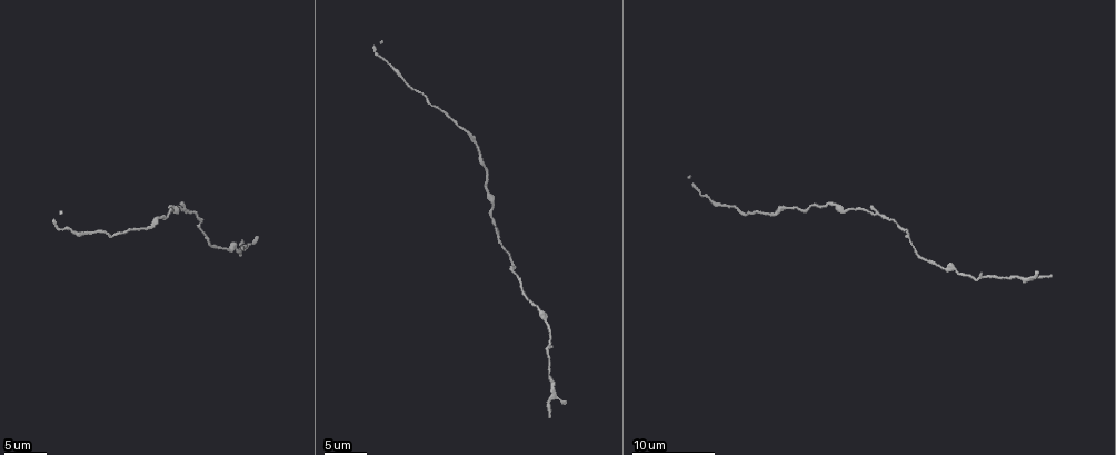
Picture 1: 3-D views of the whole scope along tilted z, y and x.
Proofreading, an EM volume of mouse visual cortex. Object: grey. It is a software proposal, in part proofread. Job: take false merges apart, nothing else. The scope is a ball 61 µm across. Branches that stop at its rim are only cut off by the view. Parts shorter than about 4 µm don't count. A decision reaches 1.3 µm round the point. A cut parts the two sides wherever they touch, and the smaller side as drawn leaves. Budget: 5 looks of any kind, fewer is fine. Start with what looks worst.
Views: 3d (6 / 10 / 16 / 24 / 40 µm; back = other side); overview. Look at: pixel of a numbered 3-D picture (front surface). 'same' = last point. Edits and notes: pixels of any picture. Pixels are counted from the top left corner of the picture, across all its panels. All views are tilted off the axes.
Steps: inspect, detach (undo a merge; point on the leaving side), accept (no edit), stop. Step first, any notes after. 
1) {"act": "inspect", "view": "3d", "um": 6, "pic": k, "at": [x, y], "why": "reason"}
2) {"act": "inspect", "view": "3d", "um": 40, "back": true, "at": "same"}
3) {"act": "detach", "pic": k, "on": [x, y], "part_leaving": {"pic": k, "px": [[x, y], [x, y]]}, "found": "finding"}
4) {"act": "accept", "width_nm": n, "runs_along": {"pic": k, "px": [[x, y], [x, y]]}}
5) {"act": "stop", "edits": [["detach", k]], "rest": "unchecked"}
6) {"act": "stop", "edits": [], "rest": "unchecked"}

{"act": "inspect", "view": "3d", "um": 10, "pic": 1, "at": [726, 207], "why": "calibre changes"}

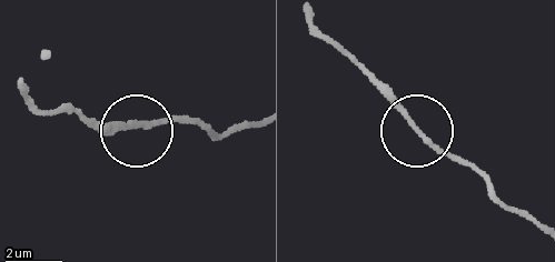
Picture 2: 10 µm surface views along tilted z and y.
{"act": "inspect", "view": "3d", "um": 10, "back": true, "pic": 2, "at": [139, 124]}

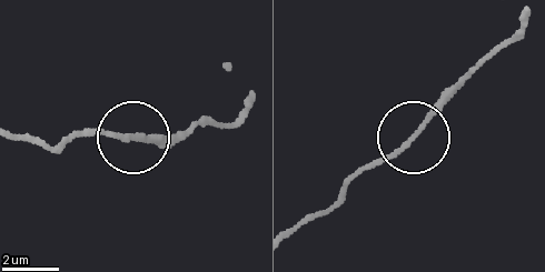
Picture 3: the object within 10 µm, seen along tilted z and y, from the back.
{"act": "accept", "runs_along": {"pic": 3, "px": [[13, 132], [60, 144], [87, 133], [168, 141], [187, 137]]}, "found": "continuous, no second cell"}

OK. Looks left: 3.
{"act": "inspect", "view": "3d", "um": 10, "pic": 1, "at": [955, 272], "why": "thick turns thin"}

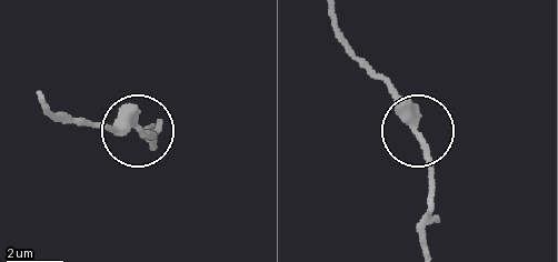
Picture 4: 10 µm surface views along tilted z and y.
{"act": "accept", "runs_along": {"pic": 4, "px": [[335, 16], [351, 52], [399, 97], [429, 171], [429, 198]]}, "found": "all the same cell"}

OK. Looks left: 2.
{"act": "inspect", "view": "3d", "um": 10, "pic": 1, "at": [150, 225], "why": "thick turns thin"}

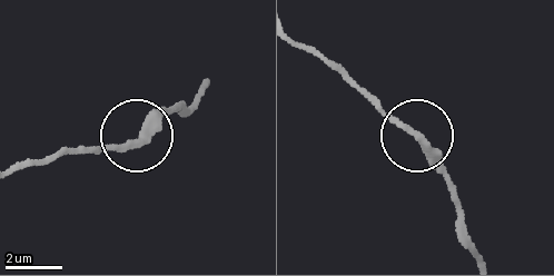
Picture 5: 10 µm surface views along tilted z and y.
{"act": "accept", "runs_along": {"pic": 5, "px": [[206, 89], [190, 107], [165, 109], [122, 143], [66, 149]]}, "found": "all the same cell"}

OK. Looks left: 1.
{"act": "stop", "edits": [], "rest": "unchecked"}

